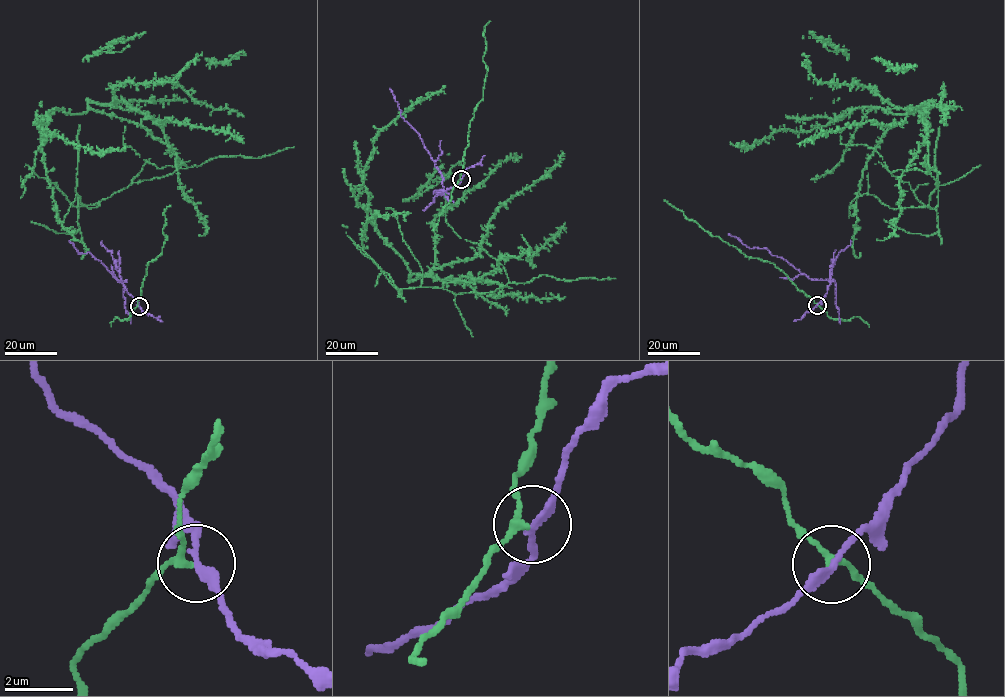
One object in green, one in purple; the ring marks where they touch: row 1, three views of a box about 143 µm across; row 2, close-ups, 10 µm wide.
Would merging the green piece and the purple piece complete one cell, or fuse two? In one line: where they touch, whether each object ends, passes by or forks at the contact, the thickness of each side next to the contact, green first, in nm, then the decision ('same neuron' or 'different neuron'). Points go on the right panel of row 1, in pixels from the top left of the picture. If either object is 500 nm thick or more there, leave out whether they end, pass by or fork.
(817, 305) | green passes by | purple passes by | 190/200 nm | different neuron

